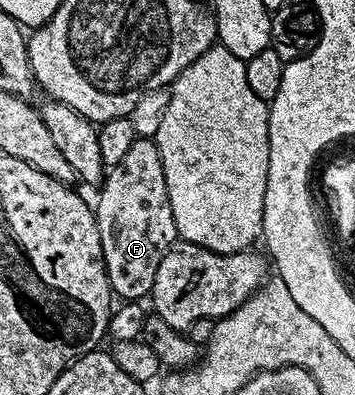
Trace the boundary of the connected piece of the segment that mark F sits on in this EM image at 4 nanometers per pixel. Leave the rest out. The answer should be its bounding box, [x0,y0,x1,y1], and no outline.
[94,138,179,302]

